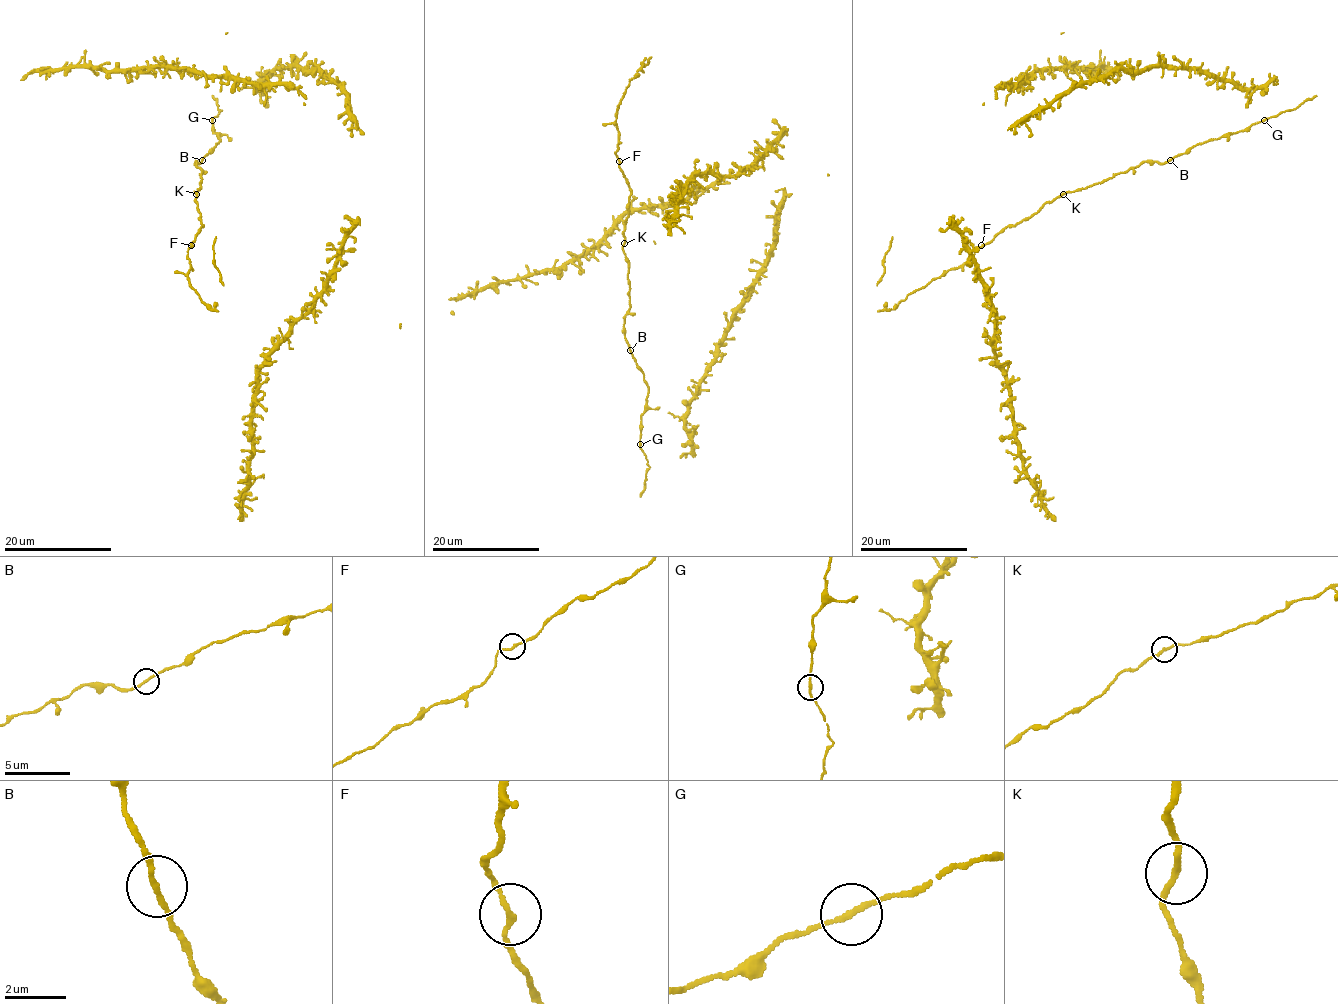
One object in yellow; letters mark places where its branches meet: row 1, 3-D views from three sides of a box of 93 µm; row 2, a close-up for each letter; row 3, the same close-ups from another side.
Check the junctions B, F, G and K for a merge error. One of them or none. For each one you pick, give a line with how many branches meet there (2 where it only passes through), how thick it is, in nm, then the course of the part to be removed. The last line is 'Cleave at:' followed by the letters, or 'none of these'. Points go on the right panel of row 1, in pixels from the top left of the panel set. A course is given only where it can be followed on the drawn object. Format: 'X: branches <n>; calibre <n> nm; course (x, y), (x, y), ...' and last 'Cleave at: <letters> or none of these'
Cleave at: none of these

